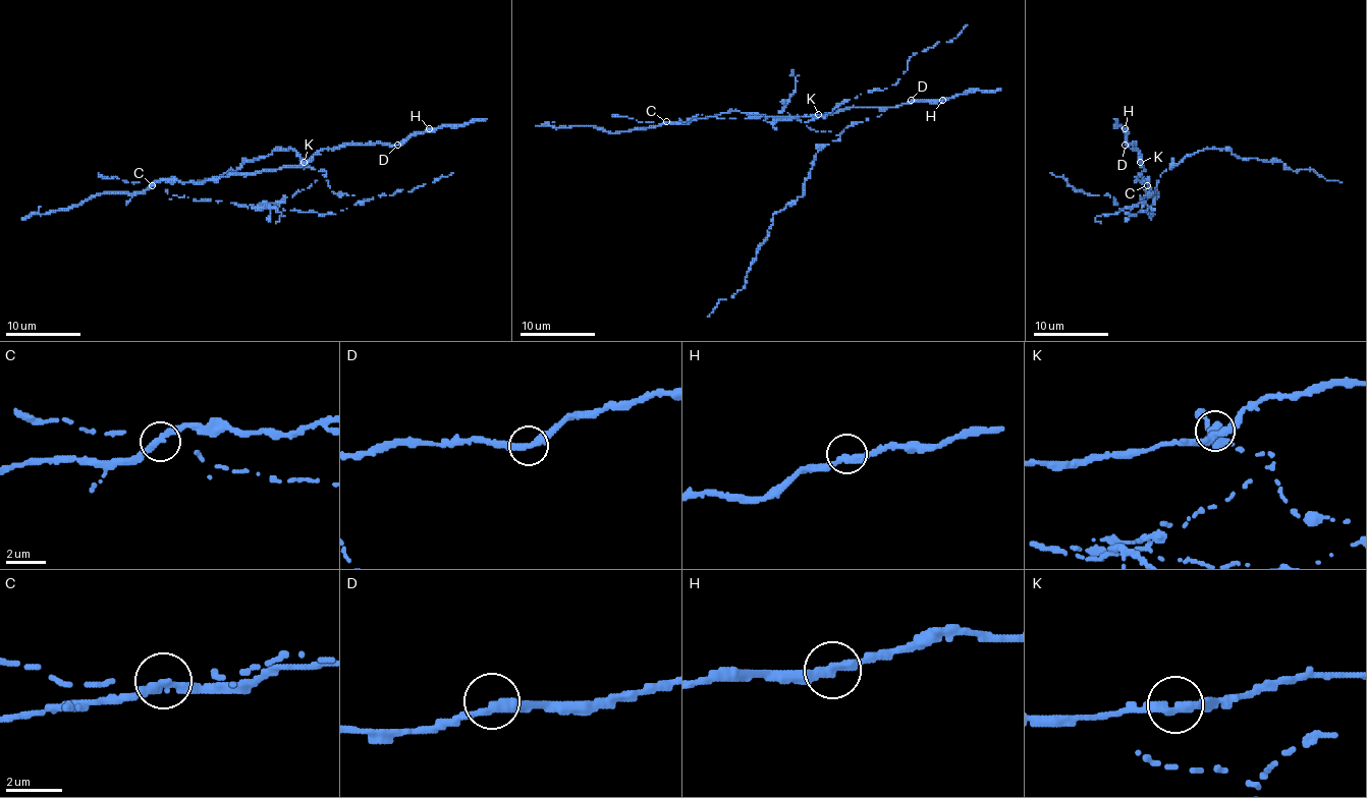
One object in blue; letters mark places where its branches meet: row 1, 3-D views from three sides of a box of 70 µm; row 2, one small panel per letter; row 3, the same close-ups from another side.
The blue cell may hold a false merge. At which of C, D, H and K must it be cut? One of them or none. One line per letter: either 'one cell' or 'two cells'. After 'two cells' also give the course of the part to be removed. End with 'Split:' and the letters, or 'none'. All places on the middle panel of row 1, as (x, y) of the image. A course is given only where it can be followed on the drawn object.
C: two cells | (666, 122), (698, 114), (796, 116), (840, 136), (816, 154), (805, 193), (773, 216), (745, 286), (707, 317)
D: one cell
H: one cell
K: one cell
Split: C

